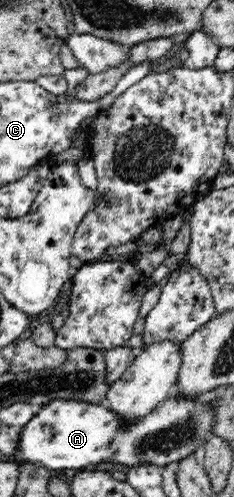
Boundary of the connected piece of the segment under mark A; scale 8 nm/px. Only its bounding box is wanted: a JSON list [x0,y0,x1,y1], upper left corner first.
[16,397,214,470]

